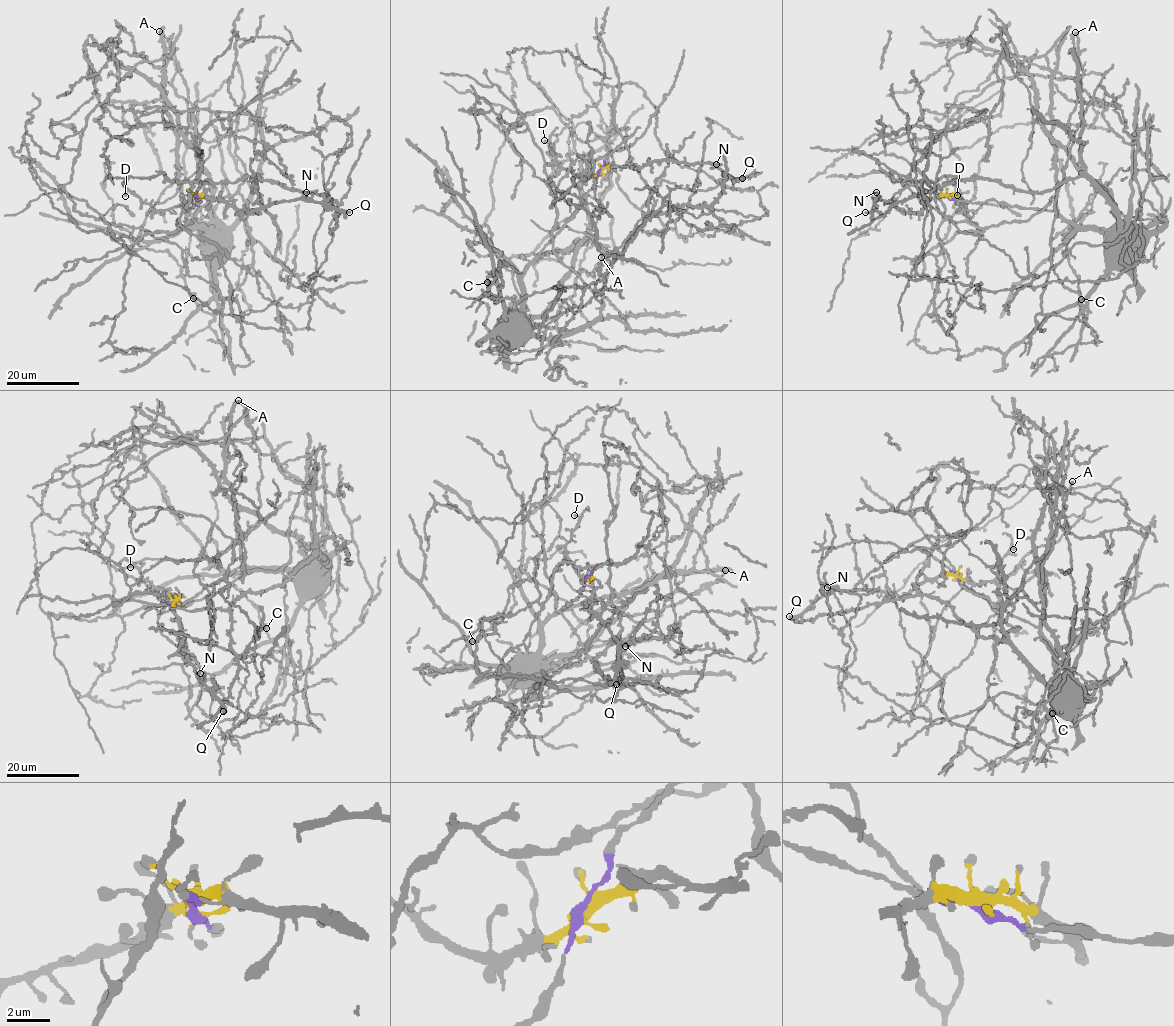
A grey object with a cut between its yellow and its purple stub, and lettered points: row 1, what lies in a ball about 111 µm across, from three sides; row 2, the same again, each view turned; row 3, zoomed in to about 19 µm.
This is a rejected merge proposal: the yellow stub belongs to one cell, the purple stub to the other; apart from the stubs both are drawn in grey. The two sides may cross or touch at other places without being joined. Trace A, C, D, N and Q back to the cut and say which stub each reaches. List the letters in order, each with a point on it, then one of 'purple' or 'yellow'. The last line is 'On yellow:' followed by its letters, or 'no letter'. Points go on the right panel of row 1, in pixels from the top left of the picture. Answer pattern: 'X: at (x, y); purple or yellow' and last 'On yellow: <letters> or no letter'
A: at (1075, 32); purple
C: at (1081, 299); purple
D: at (957, 195); yellow
N: at (876, 192); yellow
Q: at (865, 212); yellow
On yellow: D, N, Q

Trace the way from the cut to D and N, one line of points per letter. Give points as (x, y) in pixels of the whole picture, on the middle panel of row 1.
D: (601, 169), (585, 177), (562, 169), (555, 160), (554, 149), (544, 140)
N: (601, 169), (613, 165), (640, 169), (666, 160), (716, 164)

